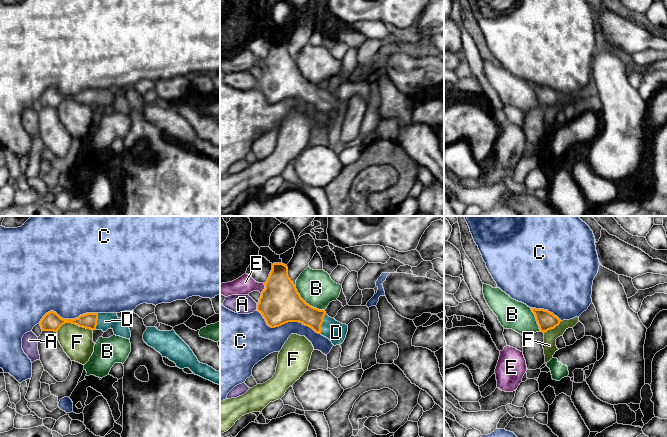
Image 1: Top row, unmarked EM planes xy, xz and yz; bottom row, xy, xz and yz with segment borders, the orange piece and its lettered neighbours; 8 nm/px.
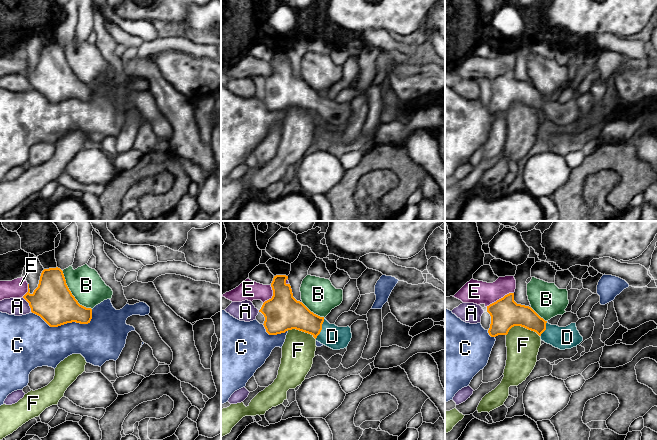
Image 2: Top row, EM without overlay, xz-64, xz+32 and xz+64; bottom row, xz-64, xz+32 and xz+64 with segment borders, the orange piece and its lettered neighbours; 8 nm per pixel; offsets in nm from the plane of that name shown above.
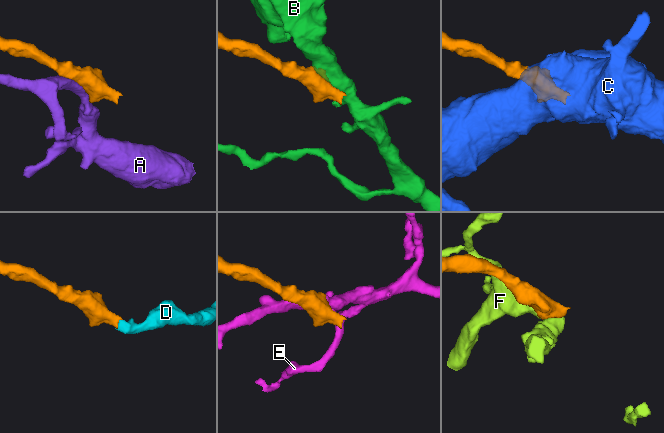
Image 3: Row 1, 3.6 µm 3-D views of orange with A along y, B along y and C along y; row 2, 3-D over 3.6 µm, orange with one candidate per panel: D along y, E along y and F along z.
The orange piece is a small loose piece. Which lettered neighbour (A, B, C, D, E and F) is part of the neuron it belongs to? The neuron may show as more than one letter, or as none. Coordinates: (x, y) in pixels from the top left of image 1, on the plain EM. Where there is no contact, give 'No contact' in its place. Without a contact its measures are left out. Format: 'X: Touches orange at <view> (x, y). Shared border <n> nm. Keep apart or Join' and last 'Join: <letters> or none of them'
A: Touches orange at xz (257, 82). Shared border 60 nm. Keep apart
B: Touches orange at xz (308, 80). Shared border 300 nm. Keep apart
C: Touches orange at xz (286, 98). Shared border 550 nm. Keep apart
D: Touches orange at xz (322, 98). Shared border 180 nm. Join
E: Touches orange at xz (265, 64). Shared border 90 nm. Keep apart
F: Touches orange at xy (73, 99). Shared border 280 nm. Keep apart
Join: D

